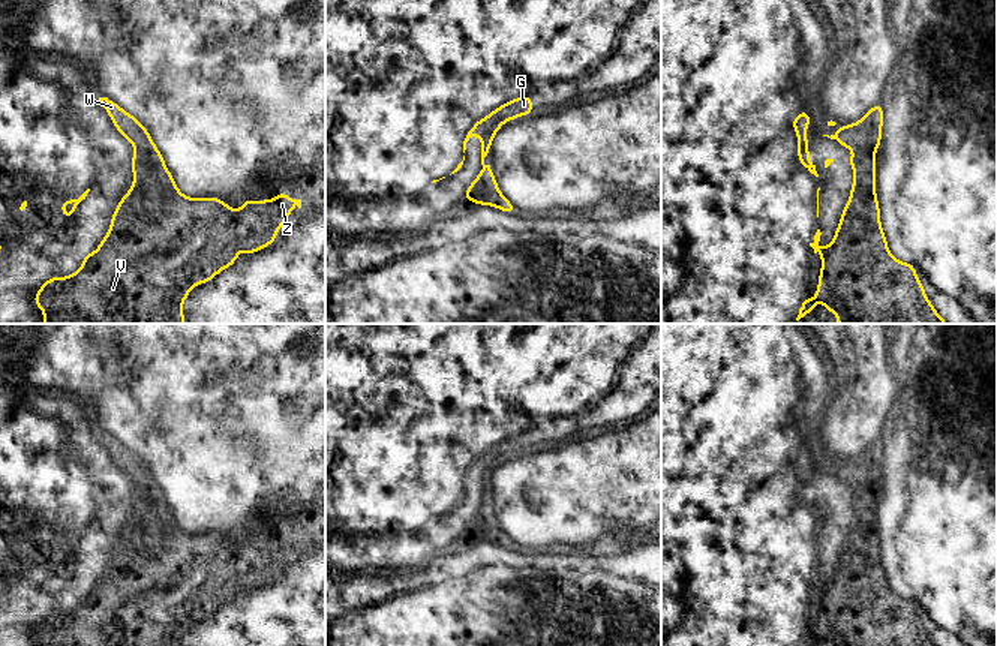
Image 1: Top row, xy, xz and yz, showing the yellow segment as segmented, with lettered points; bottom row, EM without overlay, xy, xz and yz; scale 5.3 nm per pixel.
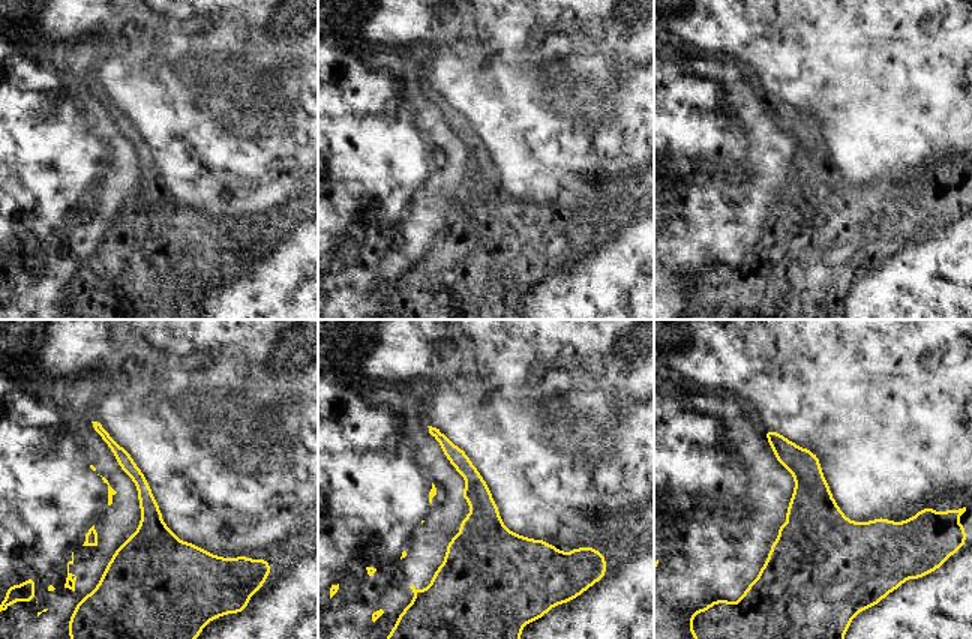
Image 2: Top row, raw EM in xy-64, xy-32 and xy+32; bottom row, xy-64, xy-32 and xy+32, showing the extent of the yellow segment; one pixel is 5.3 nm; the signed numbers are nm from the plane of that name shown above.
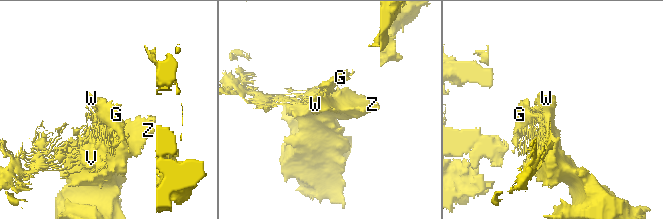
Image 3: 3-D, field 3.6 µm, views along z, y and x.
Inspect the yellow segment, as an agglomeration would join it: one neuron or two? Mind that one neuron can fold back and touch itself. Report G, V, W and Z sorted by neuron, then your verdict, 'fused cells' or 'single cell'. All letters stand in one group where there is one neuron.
groups G / V W Z; fused cells

